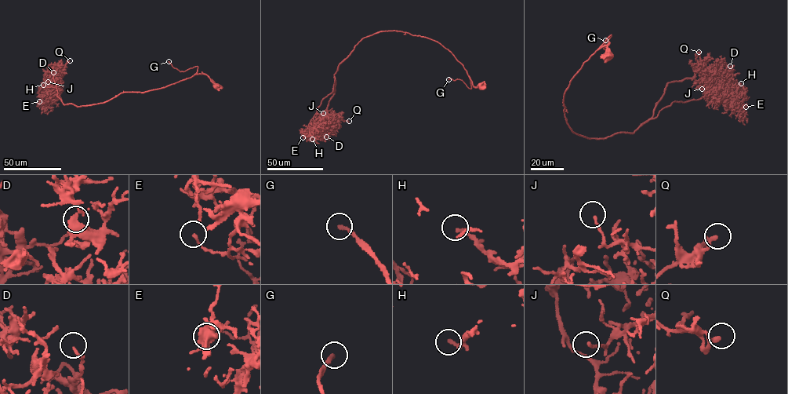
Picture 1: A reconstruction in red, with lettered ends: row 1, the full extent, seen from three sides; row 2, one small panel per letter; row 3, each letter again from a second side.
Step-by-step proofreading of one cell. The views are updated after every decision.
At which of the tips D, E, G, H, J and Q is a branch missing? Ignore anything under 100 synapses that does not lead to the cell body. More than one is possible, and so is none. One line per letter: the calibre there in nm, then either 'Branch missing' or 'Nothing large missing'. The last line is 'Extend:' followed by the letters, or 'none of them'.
D: Thickness 160 nm. Nothing large missing
E: Thickness 130 nm. Nothing large missing
G: Thickness 180 nm. Branch missing
H: Thickness 160 nm. Nothing large missing
J: Thickness 150 nm. Nothing large missing
Q: Thickness 180 nm. Nothing large missing
Extend: G

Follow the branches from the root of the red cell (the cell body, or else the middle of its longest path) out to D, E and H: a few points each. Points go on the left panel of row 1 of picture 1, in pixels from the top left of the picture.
D: (216, 86), (205, 74), (195, 74), (78, 107), (57, 96), (52, 72), (43, 80), (53, 72)
E: (216, 86), (201, 74), (78, 107), (64, 105), (54, 88), (42, 87), (39, 101)
H: (216, 86), (195, 74), (78, 107), (64, 105), (54, 88), (40, 93), (53, 87), (43, 85)

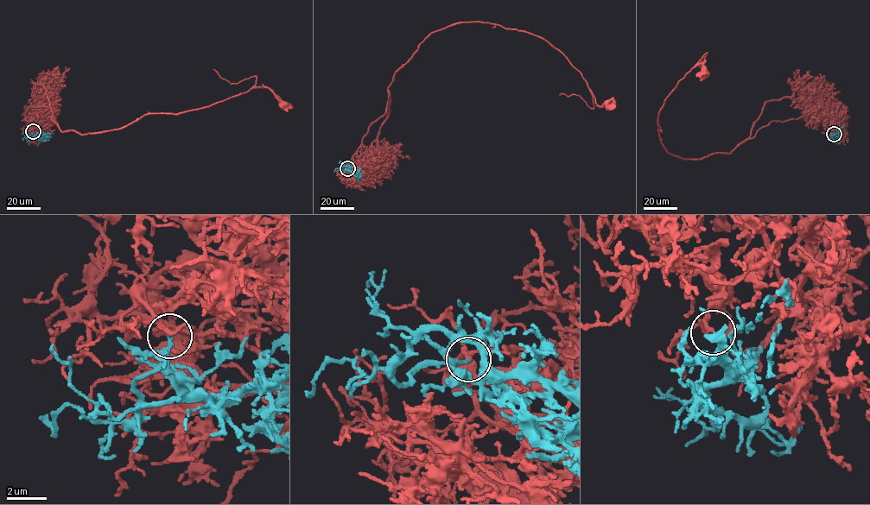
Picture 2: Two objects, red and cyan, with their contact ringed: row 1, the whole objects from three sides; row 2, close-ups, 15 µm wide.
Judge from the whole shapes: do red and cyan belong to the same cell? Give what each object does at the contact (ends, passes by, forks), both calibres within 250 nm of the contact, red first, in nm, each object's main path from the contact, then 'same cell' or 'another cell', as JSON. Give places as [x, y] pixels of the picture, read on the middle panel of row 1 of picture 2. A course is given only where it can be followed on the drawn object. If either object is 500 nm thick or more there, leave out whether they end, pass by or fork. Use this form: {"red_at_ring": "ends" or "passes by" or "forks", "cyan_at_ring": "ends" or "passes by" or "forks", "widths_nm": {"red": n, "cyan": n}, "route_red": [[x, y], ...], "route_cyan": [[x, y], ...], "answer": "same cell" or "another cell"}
{"red_at_ring": "passes by", "cyan_at_ring": "ends", "widths_nm": {"red": 200, "cyan": 180}, "route_red": [[347, 168], [385, 113], [396, 70], [431, 33], [457, 23], [542, 37], [608, 104]], "route_cyan": [[347, 168], [341, 170], [346, 166], [352, 169], [359, 179], [358, 182]], "answer": "same cell"}

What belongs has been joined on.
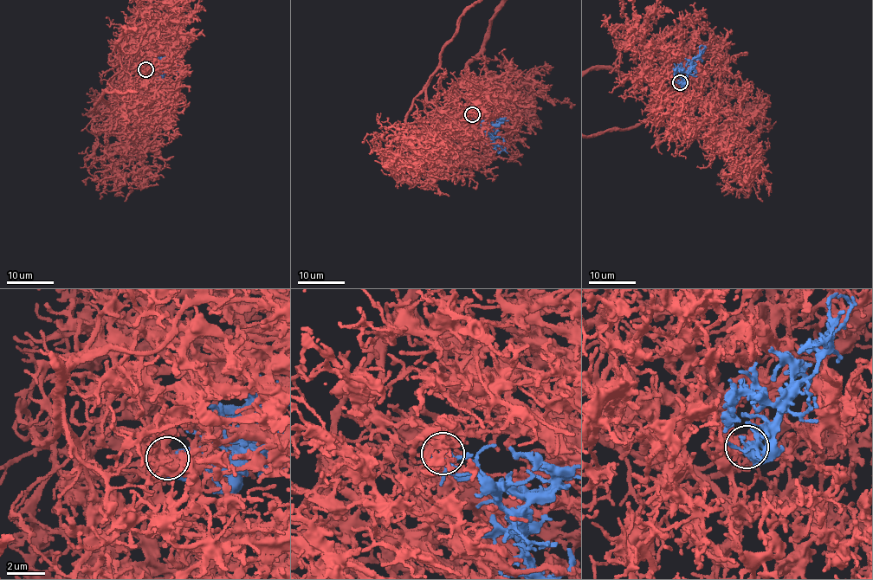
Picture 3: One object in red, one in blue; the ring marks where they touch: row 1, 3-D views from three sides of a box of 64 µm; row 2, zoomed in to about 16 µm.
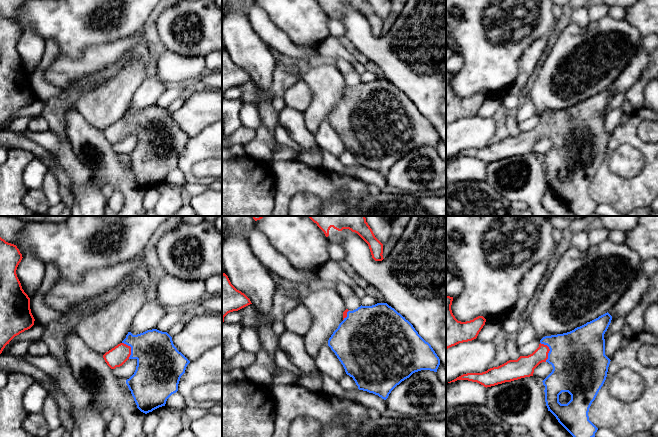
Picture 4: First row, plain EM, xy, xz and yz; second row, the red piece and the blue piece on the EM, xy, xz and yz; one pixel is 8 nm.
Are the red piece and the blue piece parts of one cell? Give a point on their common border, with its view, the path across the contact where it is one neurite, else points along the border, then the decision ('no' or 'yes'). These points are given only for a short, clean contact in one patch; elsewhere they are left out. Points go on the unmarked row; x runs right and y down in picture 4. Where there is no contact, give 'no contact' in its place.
contact yz (549, 126); way yz (524, 142), (549, 126), (564, 127), (578, 134); yes

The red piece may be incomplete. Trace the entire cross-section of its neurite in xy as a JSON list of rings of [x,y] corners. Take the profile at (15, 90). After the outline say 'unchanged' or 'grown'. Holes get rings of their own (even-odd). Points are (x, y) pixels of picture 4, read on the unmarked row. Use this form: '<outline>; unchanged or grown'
[[[0,13],[0,130],[15,112],[30,105],[35,97],[30,85],[30,74],[22,65],[16,50],[22,34],[16,21]]]; unchanged

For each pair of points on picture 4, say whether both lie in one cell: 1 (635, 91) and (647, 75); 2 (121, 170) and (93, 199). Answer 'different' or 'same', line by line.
1: same
2: different

